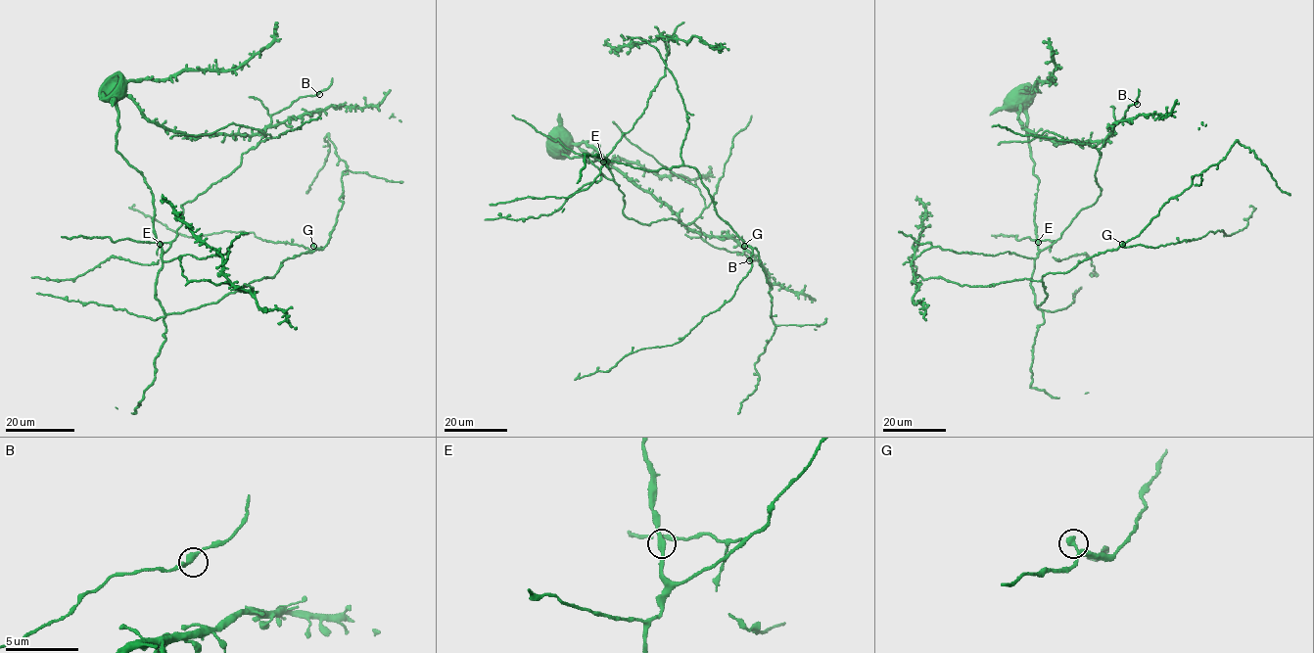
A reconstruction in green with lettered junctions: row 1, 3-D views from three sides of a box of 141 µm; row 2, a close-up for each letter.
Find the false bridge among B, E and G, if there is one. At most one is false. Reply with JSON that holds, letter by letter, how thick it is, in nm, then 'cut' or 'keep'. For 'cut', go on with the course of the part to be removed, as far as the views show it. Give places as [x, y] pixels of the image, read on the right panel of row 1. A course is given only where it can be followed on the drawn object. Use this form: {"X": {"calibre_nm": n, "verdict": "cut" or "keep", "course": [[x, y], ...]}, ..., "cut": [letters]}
{"B": {"calibre_nm": 340, "verdict": "keep"}, "E": {"calibre_nm": 340, "verdict": "keep"}, "G": {"calibre_nm": 320, "verdict": "keep"}, "cut": []}

